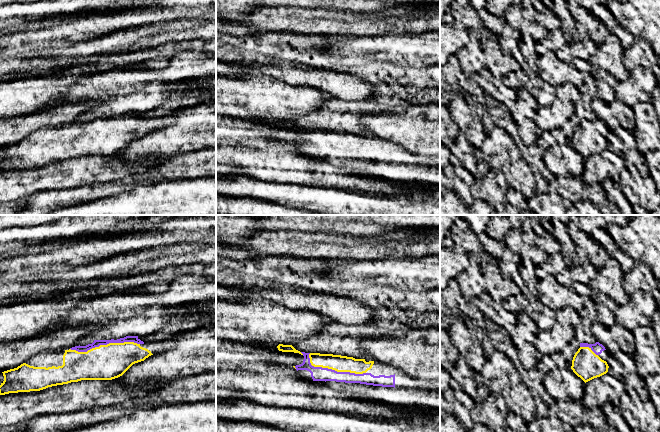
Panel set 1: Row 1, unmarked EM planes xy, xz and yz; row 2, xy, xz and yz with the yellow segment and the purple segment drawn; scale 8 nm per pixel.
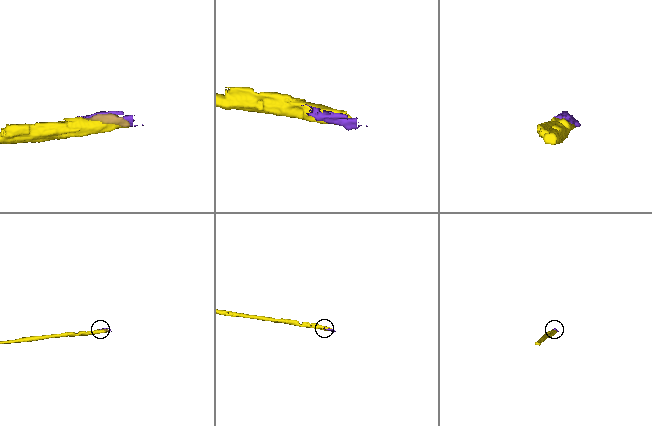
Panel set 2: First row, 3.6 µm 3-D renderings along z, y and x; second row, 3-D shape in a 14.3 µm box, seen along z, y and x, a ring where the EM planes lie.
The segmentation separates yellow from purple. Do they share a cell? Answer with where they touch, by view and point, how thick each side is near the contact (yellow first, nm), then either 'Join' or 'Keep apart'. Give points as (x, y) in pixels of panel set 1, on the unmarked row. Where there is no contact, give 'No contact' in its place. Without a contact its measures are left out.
Touches yellow at xy (104, 121). Thickness 280 nm (yellow) against 60 nm. Join

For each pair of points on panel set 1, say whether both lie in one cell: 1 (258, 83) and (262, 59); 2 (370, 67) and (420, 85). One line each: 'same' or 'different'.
1: different
2: same

